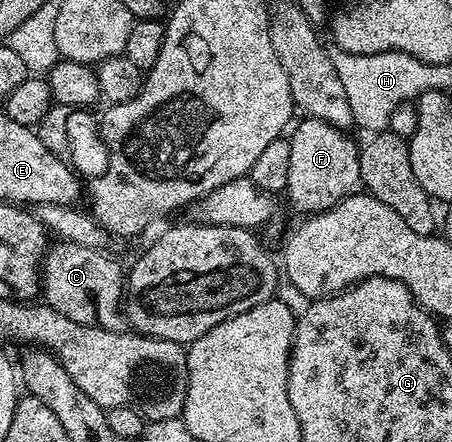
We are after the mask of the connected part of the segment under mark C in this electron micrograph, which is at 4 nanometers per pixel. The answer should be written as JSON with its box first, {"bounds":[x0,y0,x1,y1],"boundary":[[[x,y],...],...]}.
{"bounds":[41,242,125,331],"boundary":[[[55,242],[48,247],[41,265],[41,296],[47,307],[65,314],[73,322],[120,331],[125,324],[121,293],[125,288],[125,268],[106,251],[89,246]]]}

